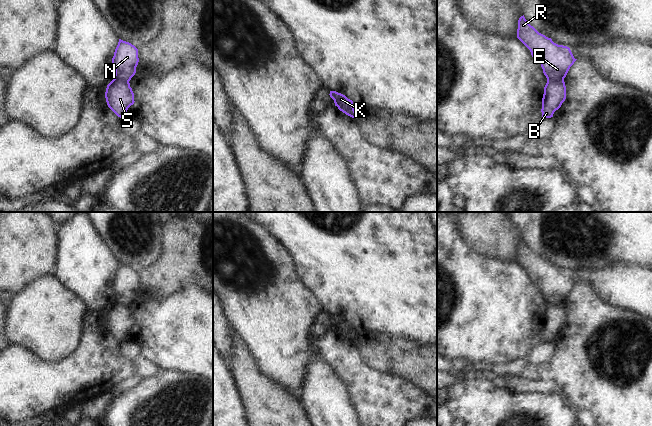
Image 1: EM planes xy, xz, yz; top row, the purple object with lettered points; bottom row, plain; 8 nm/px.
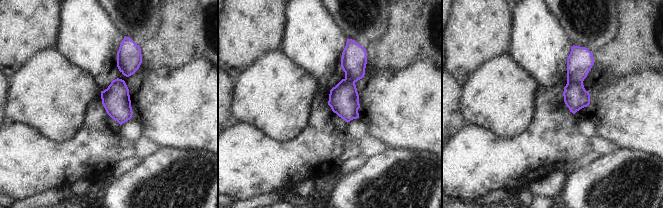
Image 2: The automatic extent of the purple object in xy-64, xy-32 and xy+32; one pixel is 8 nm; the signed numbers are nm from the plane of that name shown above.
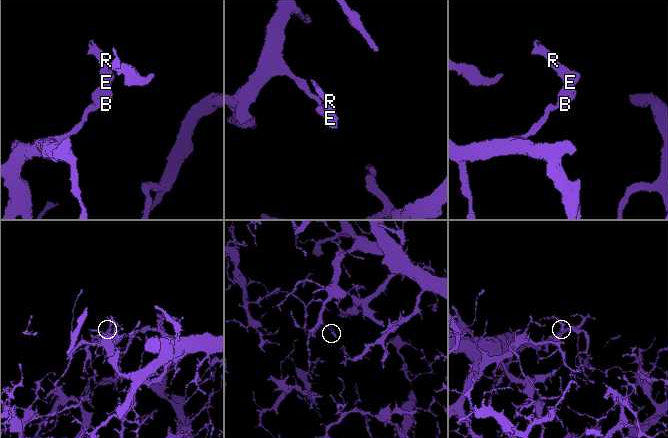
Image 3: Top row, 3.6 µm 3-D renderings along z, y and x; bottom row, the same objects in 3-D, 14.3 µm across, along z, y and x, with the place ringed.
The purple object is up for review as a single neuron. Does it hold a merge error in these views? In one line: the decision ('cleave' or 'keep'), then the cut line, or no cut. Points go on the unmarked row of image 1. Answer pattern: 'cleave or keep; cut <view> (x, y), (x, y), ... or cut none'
cleave; cut yz (563, 302), (547, 305)

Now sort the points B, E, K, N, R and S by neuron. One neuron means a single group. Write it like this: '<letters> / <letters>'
B K S / E N R

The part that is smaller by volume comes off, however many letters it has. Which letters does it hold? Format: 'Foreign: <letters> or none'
Foreign: E, N, R

